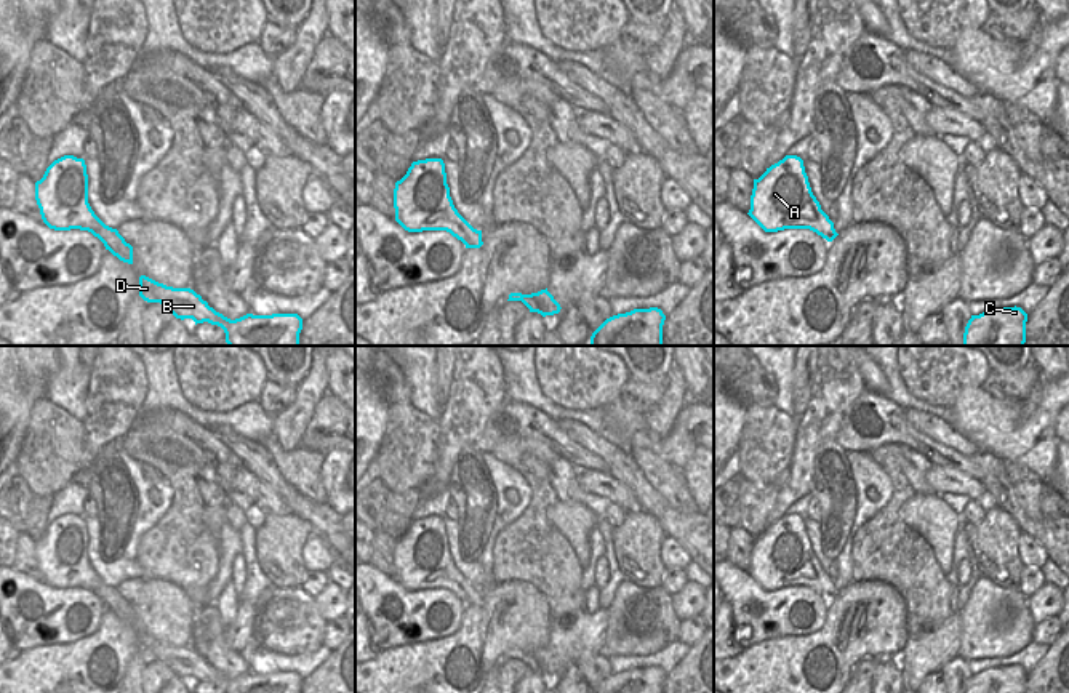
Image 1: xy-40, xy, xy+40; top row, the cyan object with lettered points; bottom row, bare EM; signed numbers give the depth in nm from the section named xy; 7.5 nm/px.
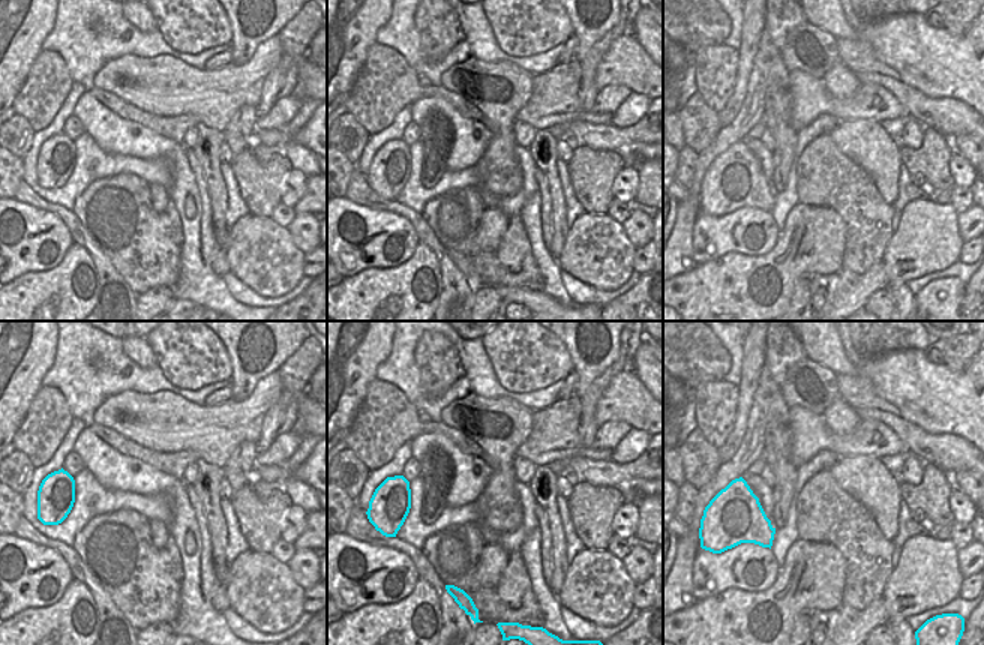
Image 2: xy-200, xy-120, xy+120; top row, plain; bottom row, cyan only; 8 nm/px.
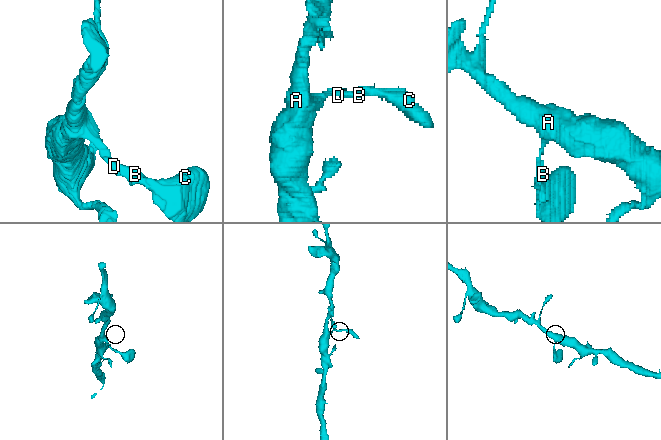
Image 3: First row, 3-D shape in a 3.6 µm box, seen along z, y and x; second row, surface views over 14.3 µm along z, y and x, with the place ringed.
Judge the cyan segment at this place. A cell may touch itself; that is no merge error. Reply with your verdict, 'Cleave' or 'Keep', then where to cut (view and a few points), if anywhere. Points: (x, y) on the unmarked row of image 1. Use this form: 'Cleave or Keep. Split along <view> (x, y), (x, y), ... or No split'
Keep. No split

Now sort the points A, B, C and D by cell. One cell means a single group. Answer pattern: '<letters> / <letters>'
A B C D

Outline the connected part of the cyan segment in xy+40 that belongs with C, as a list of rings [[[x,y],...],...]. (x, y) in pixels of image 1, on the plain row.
[[[1021,666],[991,667],[971,674],[963,693],[1026,693],[1027,672]]]

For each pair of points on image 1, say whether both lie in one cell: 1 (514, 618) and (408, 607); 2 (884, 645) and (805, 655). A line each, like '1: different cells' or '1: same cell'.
1: different cells
2: same cell

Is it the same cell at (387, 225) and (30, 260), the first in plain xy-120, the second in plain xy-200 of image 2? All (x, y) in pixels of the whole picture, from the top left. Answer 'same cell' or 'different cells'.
same cell

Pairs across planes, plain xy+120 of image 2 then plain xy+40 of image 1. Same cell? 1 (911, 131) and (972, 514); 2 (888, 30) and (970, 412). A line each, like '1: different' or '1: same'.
1: same
2: same

